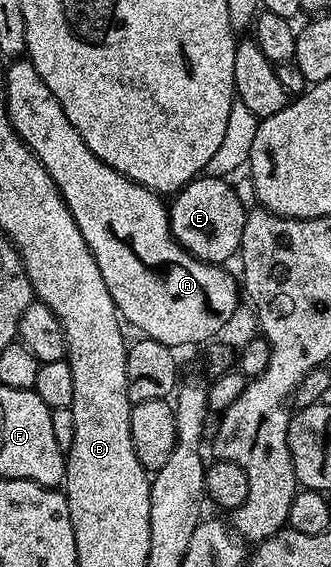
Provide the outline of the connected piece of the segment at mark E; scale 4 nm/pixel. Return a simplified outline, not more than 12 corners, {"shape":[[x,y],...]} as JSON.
{"shape":[[221,179],[176,192],[169,228],[199,261],[241,250],[247,207]]}

